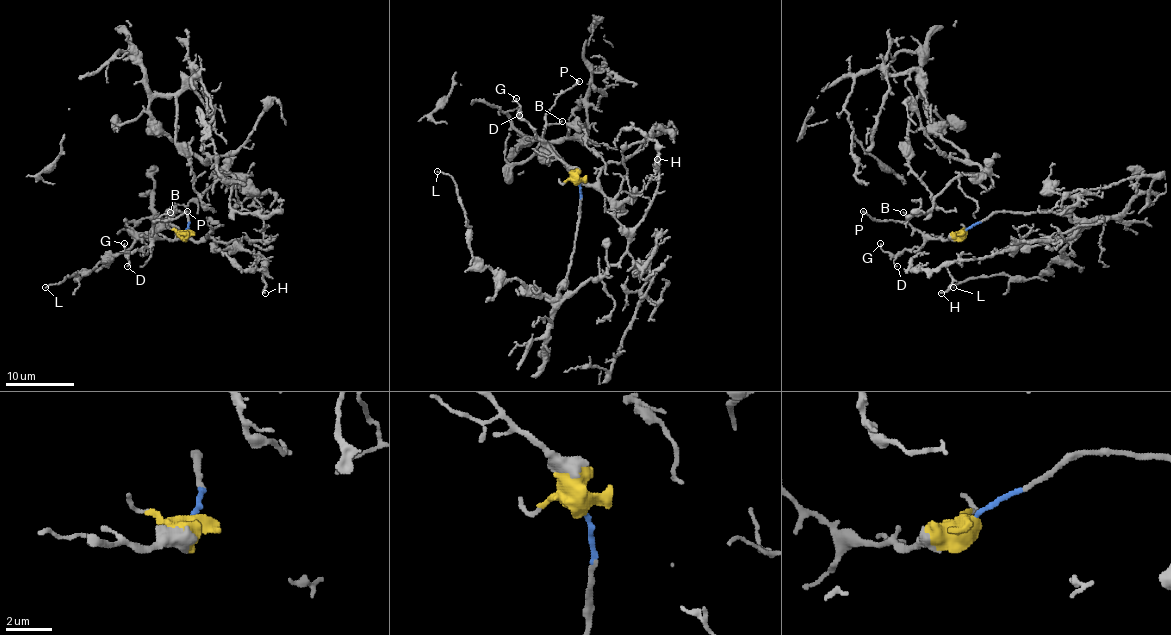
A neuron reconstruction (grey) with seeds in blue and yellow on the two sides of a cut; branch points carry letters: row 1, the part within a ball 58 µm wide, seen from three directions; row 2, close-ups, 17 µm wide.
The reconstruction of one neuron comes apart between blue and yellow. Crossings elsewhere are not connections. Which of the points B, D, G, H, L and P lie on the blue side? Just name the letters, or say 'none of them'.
H, L

